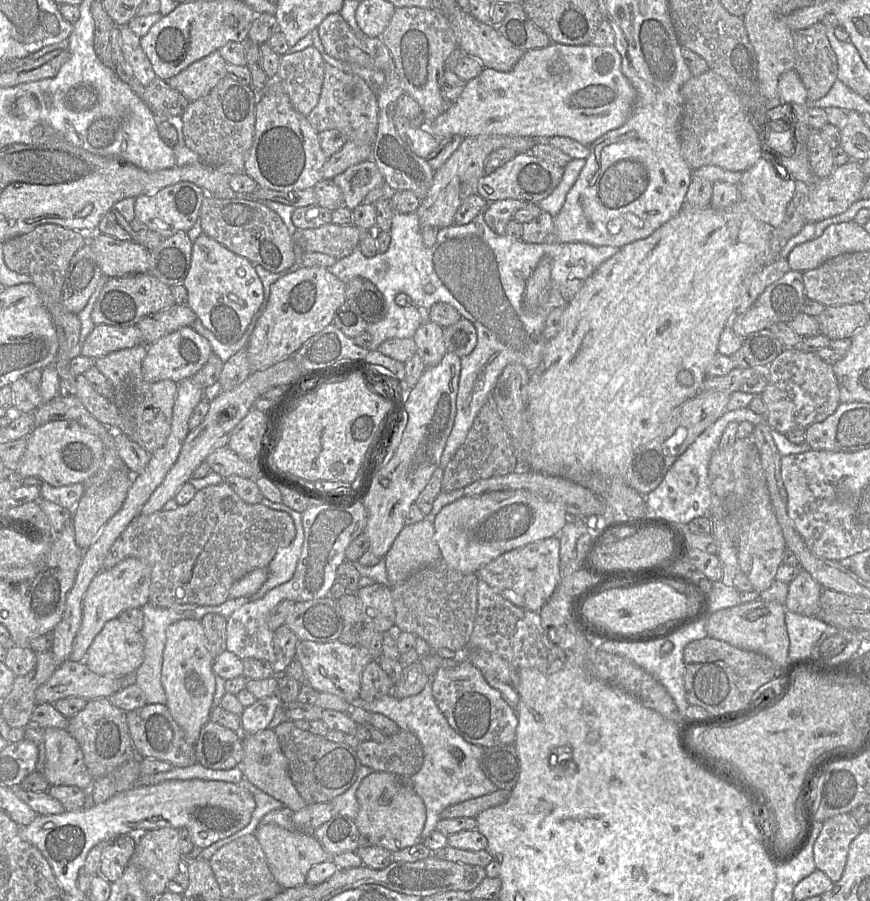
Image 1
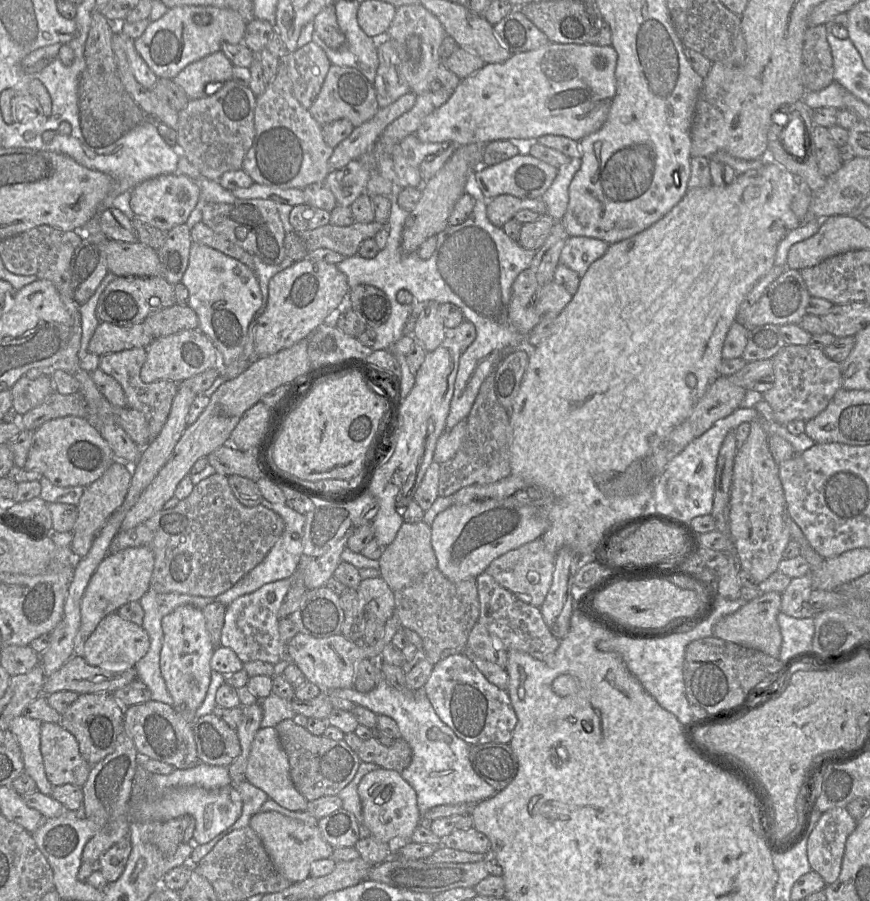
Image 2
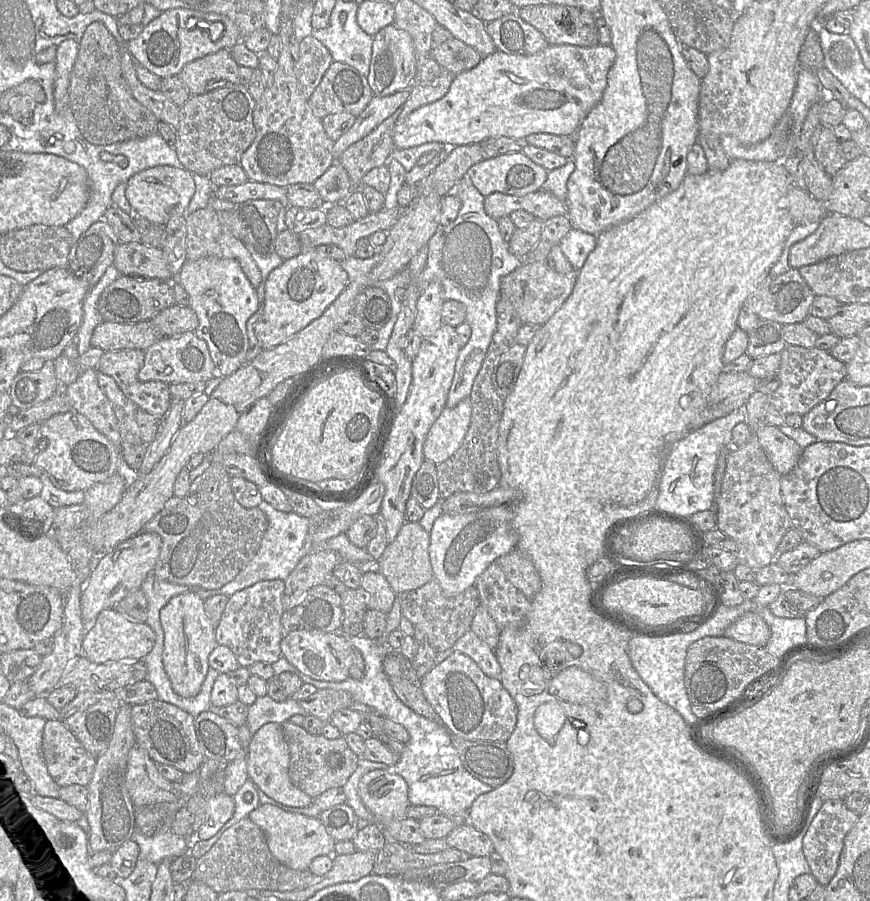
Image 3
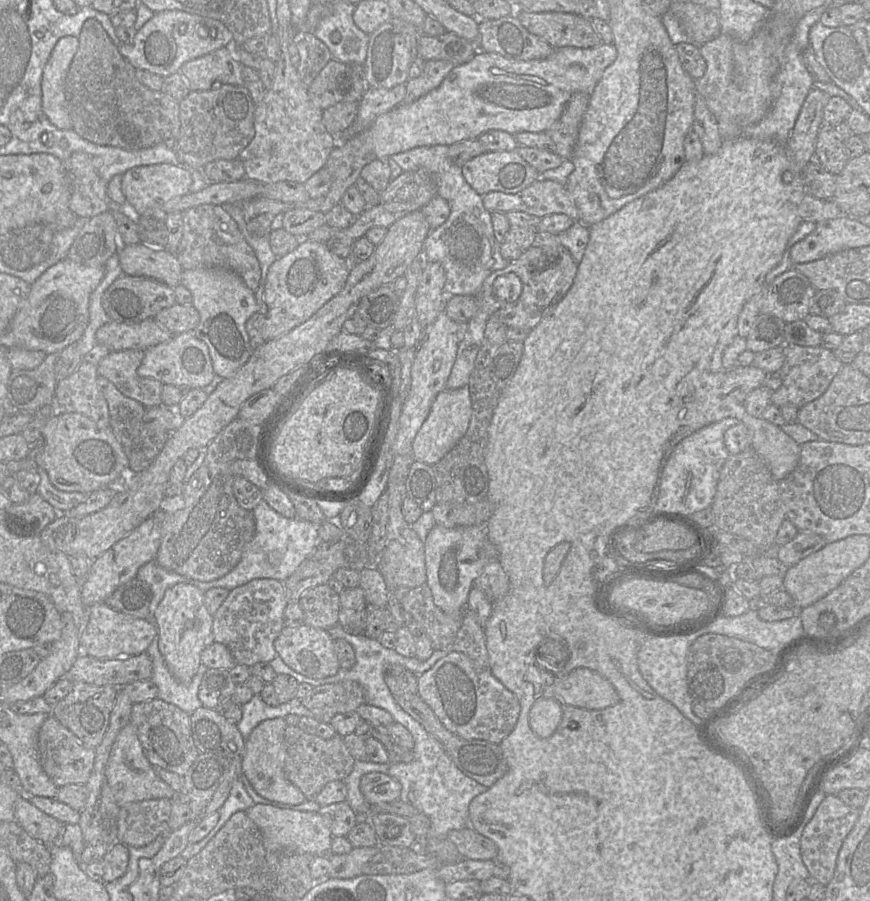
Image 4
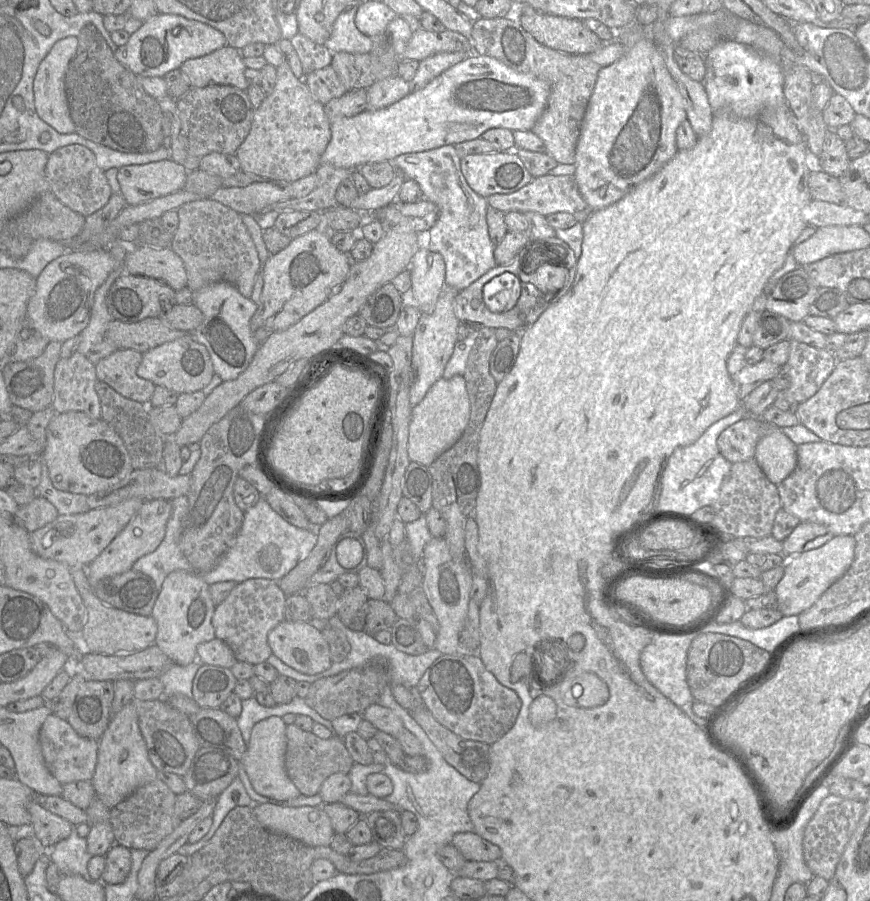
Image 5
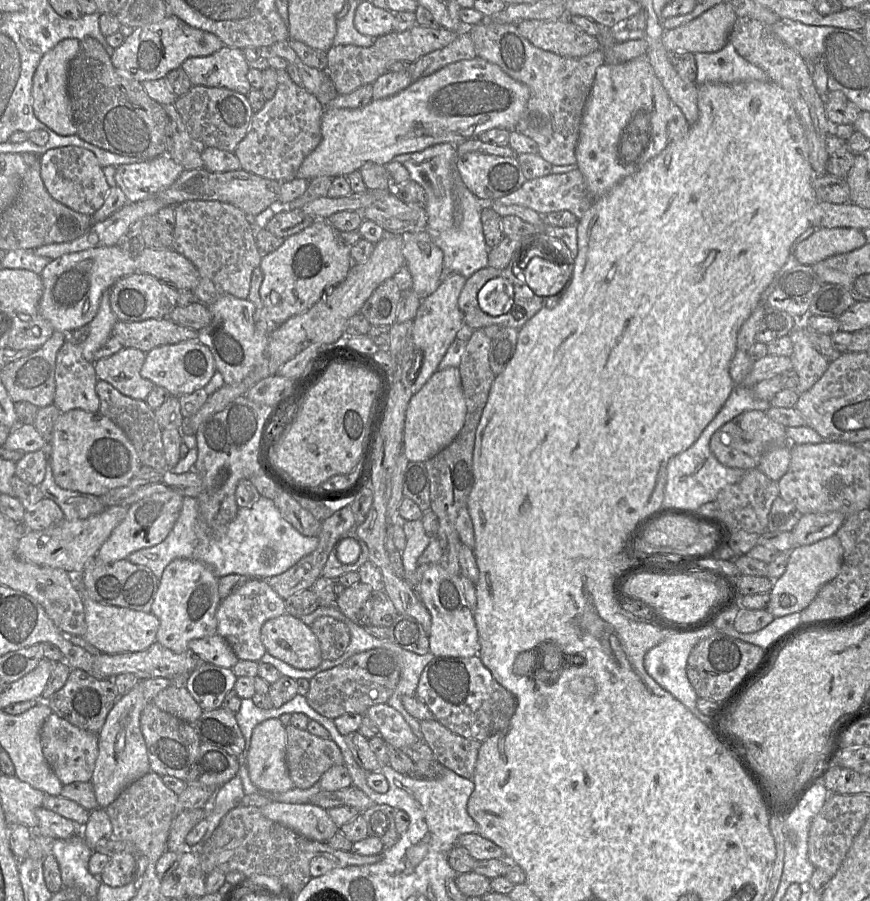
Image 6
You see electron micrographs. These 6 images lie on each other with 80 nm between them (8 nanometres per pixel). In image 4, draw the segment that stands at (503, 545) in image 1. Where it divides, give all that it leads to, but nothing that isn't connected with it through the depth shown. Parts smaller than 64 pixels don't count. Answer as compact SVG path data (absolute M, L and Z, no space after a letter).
M435 525L424 542L426 584L434 603L446 613L465 611L468 596L475 580L491 559L497 557L497 550L489 541L485 525L445 528Z

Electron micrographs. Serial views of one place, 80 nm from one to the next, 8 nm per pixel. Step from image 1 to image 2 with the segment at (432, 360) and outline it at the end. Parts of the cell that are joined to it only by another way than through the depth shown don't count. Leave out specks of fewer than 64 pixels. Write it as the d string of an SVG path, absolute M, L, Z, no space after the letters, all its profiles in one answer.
M435 301L415 304L416 324L412 336L426 352L435 350L447 336L438 308L439 303Z

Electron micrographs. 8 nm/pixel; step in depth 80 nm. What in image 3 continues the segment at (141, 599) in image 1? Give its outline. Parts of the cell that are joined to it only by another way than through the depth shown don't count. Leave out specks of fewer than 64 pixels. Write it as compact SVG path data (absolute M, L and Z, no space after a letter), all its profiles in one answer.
M153 532L138 533L118 544L112 551L96 556L96 566L81 594L82 619L85 633L93 626L98 614L110 609L130 592L140 589L149 573L154 571L161 550L161 538Z

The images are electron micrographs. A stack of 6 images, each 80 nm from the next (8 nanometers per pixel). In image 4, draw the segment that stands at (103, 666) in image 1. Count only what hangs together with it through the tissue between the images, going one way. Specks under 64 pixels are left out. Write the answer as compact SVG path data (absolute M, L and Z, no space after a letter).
M105 603L90 606L87 613L87 624L80 633L81 651L97 659L108 660L139 655L148 649L157 635L156 627L146 619L125 615Z

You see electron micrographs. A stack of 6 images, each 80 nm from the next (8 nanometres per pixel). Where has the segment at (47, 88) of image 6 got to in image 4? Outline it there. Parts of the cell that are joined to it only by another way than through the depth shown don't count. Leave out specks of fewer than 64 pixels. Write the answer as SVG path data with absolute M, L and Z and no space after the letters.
M77 37L60 38L43 69L42 110L49 121L61 130L72 129L65 97L65 81L78 46Z

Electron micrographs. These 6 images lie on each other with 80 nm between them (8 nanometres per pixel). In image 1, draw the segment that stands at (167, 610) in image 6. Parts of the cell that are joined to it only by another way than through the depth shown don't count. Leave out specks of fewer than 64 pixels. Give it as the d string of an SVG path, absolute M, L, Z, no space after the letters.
M182 619L167 627L161 683L167 697L166 706L173 719L184 731L186 741L195 746L202 727L210 720L215 693L212 656L201 621Z

